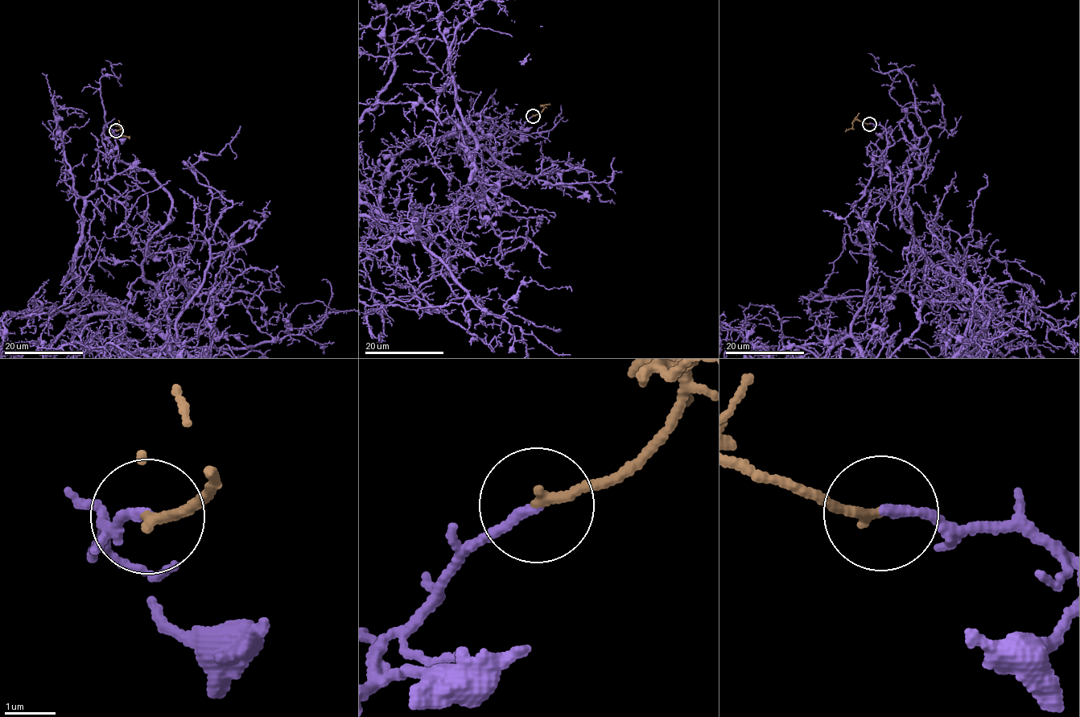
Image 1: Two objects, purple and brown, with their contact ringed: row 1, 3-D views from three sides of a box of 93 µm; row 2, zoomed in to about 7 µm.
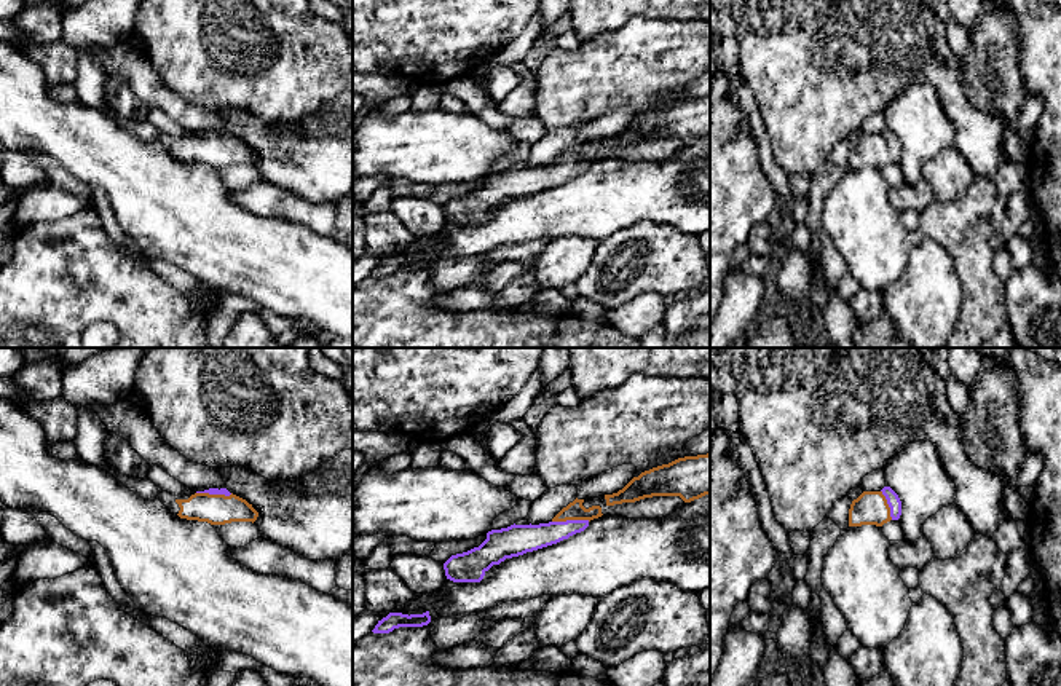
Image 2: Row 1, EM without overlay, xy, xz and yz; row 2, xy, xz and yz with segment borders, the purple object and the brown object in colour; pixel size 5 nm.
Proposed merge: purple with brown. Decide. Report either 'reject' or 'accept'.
accept

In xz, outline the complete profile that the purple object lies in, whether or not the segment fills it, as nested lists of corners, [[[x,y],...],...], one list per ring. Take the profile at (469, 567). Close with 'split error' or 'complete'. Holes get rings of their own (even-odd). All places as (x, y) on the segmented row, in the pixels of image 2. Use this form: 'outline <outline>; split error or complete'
outline [[[574,499],[549,523],[511,525],[487,533],[487,539],[467,552],[452,555],[445,563],[445,576],[453,582],[480,582],[485,573],[506,558],[519,557],[584,531],[589,522],[601,517],[601,507],[586,509],[584,499]]]; split error

